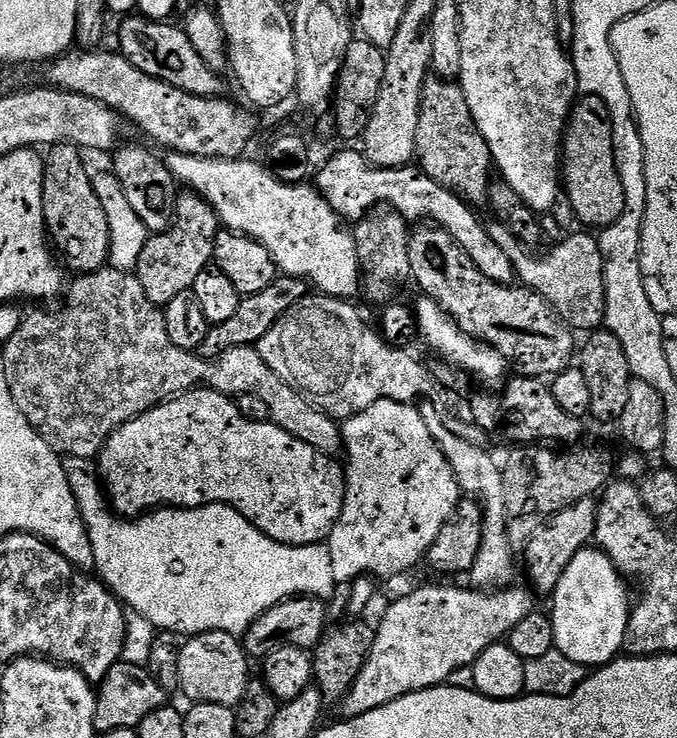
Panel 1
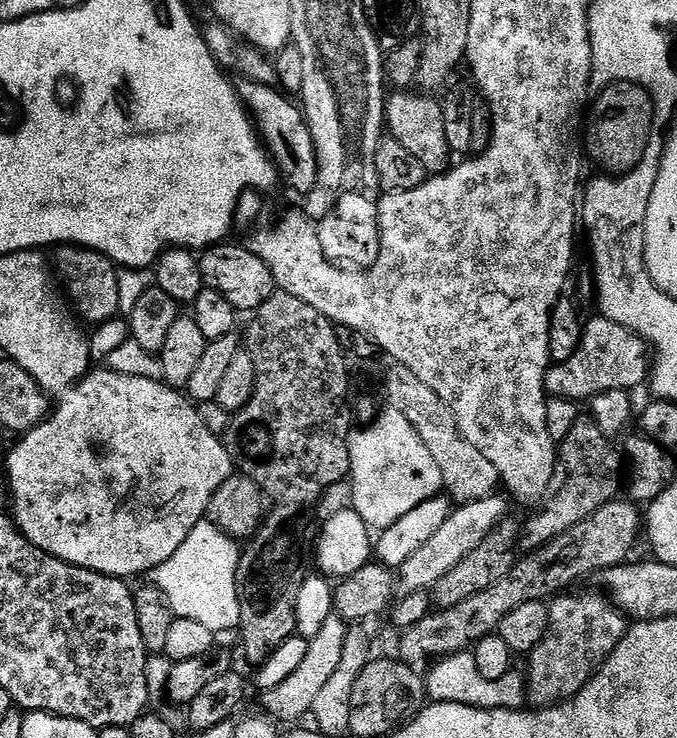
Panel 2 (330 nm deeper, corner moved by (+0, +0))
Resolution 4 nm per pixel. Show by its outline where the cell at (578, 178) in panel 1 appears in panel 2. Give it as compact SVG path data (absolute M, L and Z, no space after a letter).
M619 82L607 85L601 92L604 93L597 100L595 97L586 120L586 152L605 168L605 173L620 177L634 171L647 150L654 127L652 96L641 84Z

